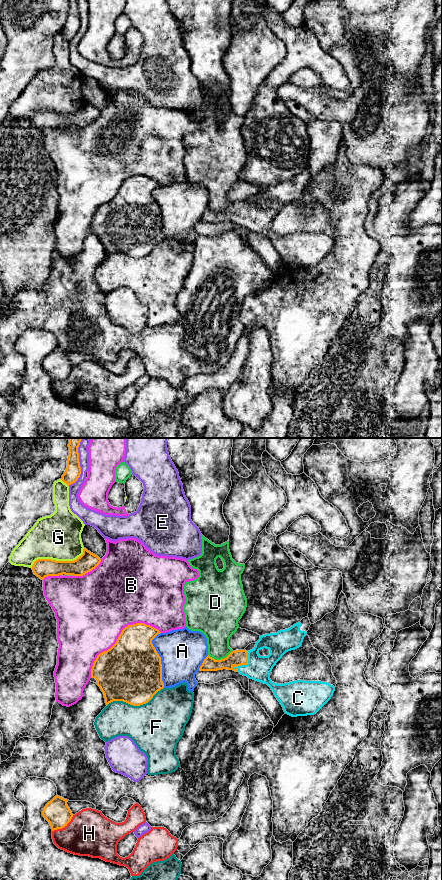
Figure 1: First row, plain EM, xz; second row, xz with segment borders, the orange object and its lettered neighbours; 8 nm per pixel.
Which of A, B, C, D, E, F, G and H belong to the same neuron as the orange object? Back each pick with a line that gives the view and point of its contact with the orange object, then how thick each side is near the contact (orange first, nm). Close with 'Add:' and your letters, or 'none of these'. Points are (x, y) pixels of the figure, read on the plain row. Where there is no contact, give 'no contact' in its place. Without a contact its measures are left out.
C: meets orange in xz at (246, 216); 130 nm thick on the orange side, 190 nm on the other
Add: C

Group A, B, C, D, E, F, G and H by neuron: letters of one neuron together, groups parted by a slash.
A / B / C / D / E / F / G / H

